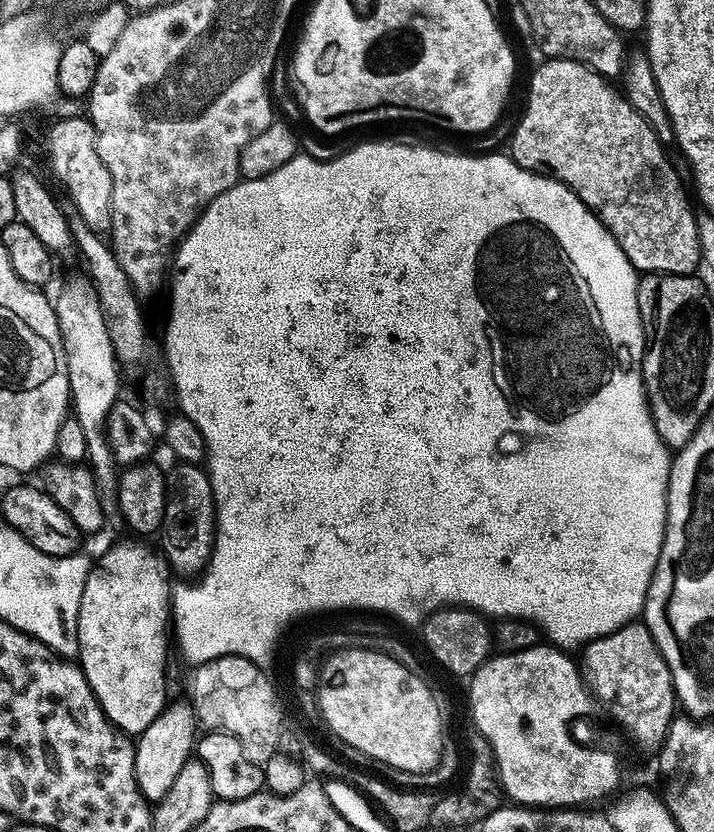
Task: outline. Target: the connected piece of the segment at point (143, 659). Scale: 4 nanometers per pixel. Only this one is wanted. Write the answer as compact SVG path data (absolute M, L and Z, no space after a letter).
M116 544L109 552L102 553L100 561L97 559L93 563L90 574L86 578L86 586L82 590L82 606L78 606L79 666L84 671L86 682L96 696L96 701L102 706L106 718L112 723L112 727L120 729L121 732L132 738L139 737L140 733L146 730L146 726L150 726L150 722L154 722L154 718L158 718L158 714L166 707L166 701L164 701L164 662L168 648L167 638L169 640L170 632L169 629L167 632L164 623L167 626L170 620L170 583L168 584L170 568L163 555L153 552L148 548L143 548L140 544Z

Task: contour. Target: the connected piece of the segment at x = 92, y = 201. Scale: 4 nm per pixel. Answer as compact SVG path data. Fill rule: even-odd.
M68 116L65 120L58 121L44 140L44 152L48 155L48 168L52 171L53 178L64 187L67 199L85 219L86 226L104 234L112 227L110 170L106 162L98 158L96 131L91 119L81 116Z

